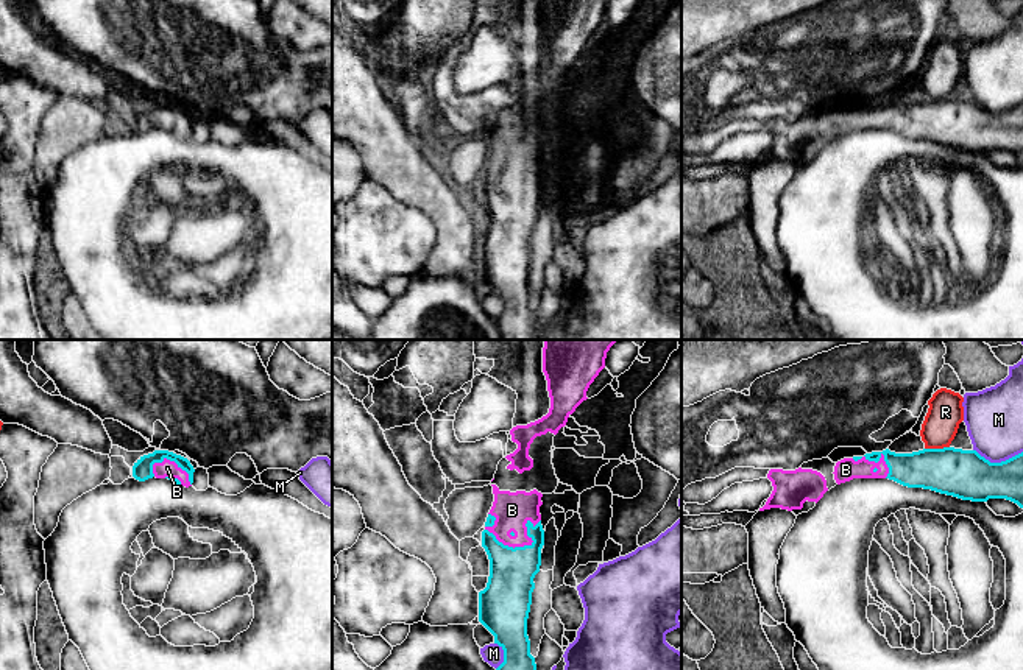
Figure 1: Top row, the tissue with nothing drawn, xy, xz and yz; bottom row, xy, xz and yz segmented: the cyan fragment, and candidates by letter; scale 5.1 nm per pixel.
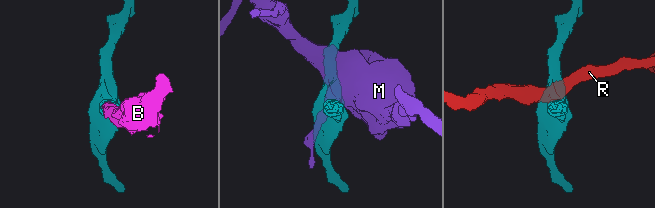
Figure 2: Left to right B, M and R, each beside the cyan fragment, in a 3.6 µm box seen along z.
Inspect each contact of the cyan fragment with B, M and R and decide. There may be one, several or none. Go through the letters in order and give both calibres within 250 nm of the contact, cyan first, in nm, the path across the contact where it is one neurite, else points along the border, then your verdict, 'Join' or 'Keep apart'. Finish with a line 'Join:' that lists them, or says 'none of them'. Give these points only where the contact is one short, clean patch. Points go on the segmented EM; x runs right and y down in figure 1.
B: Thickness 240 nm (cyan) against 190 nm. Path across: xz (512, 571), (512, 553), (501, 543), (512, 530), (512, 510). Join
M: Thickness 260 nm (cyan) against 300 nm. Keep apart
R: Thickness 260 nm (cyan) against 180 nm. Boundary: yz (948, 446), (925, 449). Keep apart
Join: B

